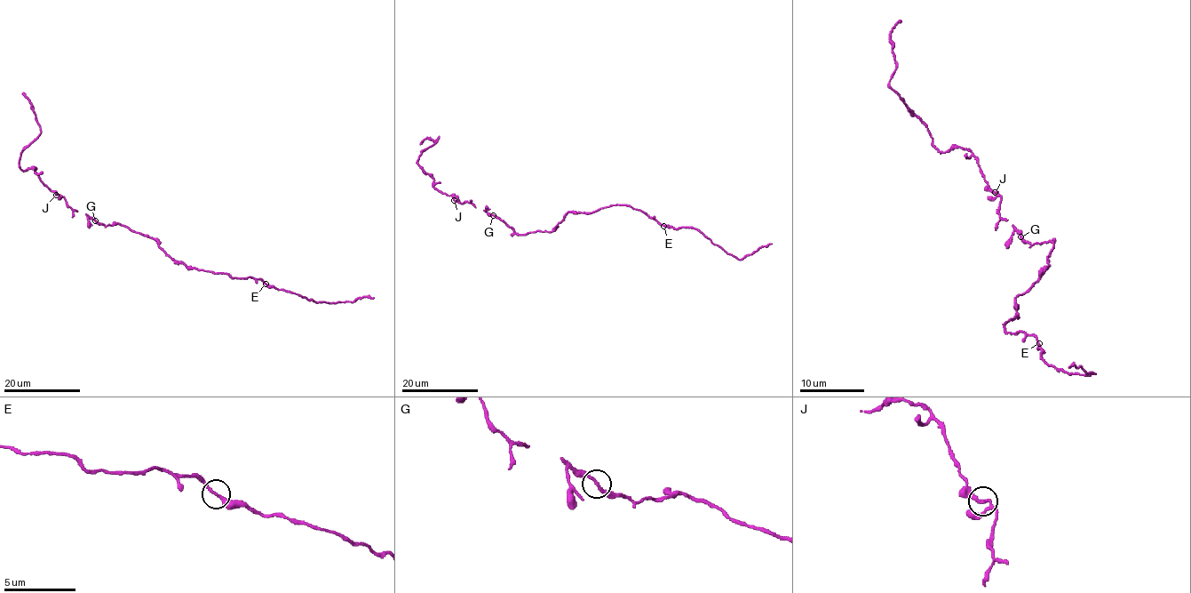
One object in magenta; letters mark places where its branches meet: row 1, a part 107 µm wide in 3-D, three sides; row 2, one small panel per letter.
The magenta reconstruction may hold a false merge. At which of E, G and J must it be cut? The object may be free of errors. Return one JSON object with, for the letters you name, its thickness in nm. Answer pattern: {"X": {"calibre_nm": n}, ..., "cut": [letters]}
{"cut": []}

